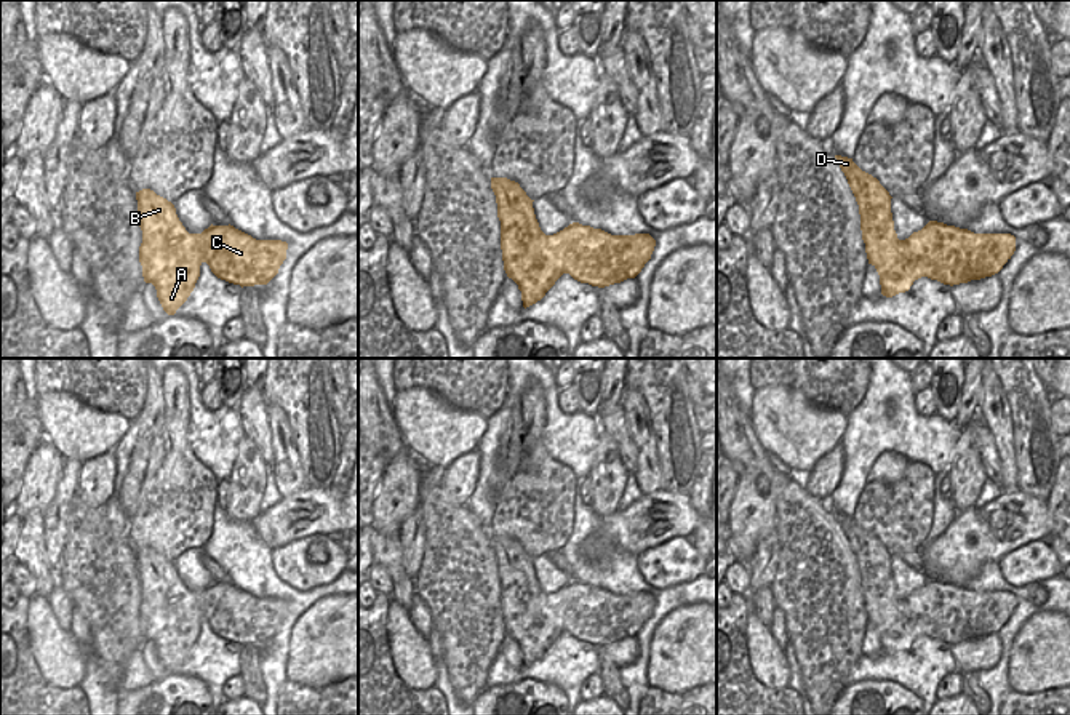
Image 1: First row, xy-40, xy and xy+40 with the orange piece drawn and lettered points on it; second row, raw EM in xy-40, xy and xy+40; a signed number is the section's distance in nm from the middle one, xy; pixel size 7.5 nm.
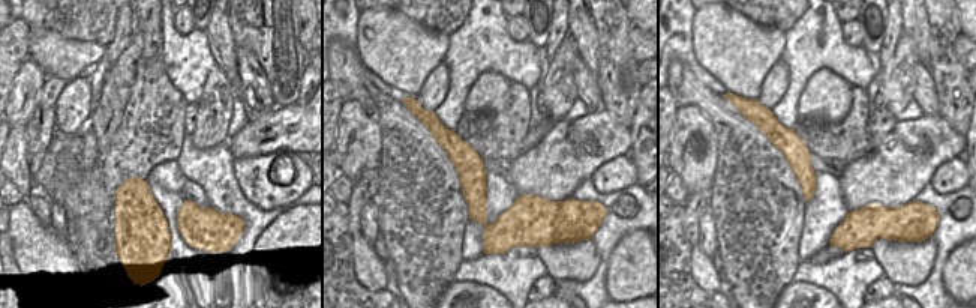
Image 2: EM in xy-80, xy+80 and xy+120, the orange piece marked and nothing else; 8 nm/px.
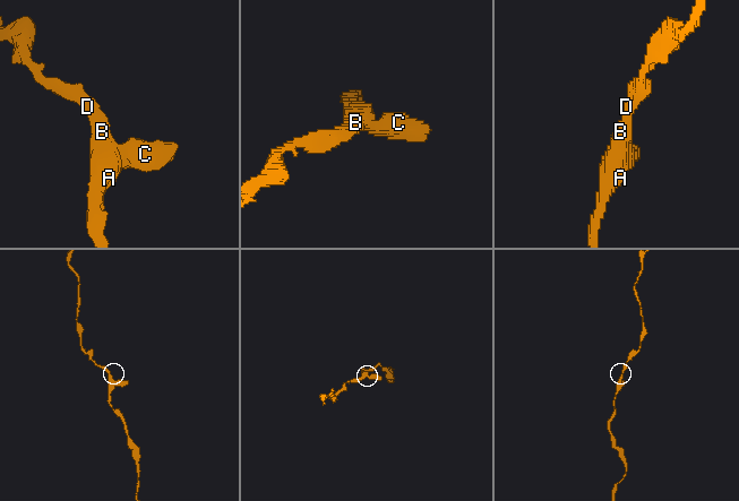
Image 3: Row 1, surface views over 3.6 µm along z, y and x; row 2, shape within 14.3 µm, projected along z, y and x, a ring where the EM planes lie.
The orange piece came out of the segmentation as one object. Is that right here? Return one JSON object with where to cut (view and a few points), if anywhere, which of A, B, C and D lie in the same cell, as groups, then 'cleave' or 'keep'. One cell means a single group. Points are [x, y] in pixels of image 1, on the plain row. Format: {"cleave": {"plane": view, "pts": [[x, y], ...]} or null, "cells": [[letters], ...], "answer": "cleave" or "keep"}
{"cleave": null, "cells": [["A", "B", "C", "D"]], "answer": "keep"}

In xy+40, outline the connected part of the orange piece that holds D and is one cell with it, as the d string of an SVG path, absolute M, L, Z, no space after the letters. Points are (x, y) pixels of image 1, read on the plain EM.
M835 517L859 563L867 617L880 633L883 654L905 651L921 635L950 645L992 635L1014 613L1011 592L974 592L937 579L899 598L889 550L852 517Z

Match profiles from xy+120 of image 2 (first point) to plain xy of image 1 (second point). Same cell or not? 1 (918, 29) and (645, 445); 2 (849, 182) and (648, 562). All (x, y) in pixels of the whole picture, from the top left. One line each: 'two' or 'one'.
1: one
2: two

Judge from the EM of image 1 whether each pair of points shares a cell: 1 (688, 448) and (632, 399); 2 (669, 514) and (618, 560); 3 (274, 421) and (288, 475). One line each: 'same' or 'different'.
1: different
2: different
3: same

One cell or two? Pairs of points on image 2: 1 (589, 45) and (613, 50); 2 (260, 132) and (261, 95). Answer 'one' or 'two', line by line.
1: two
2: two

